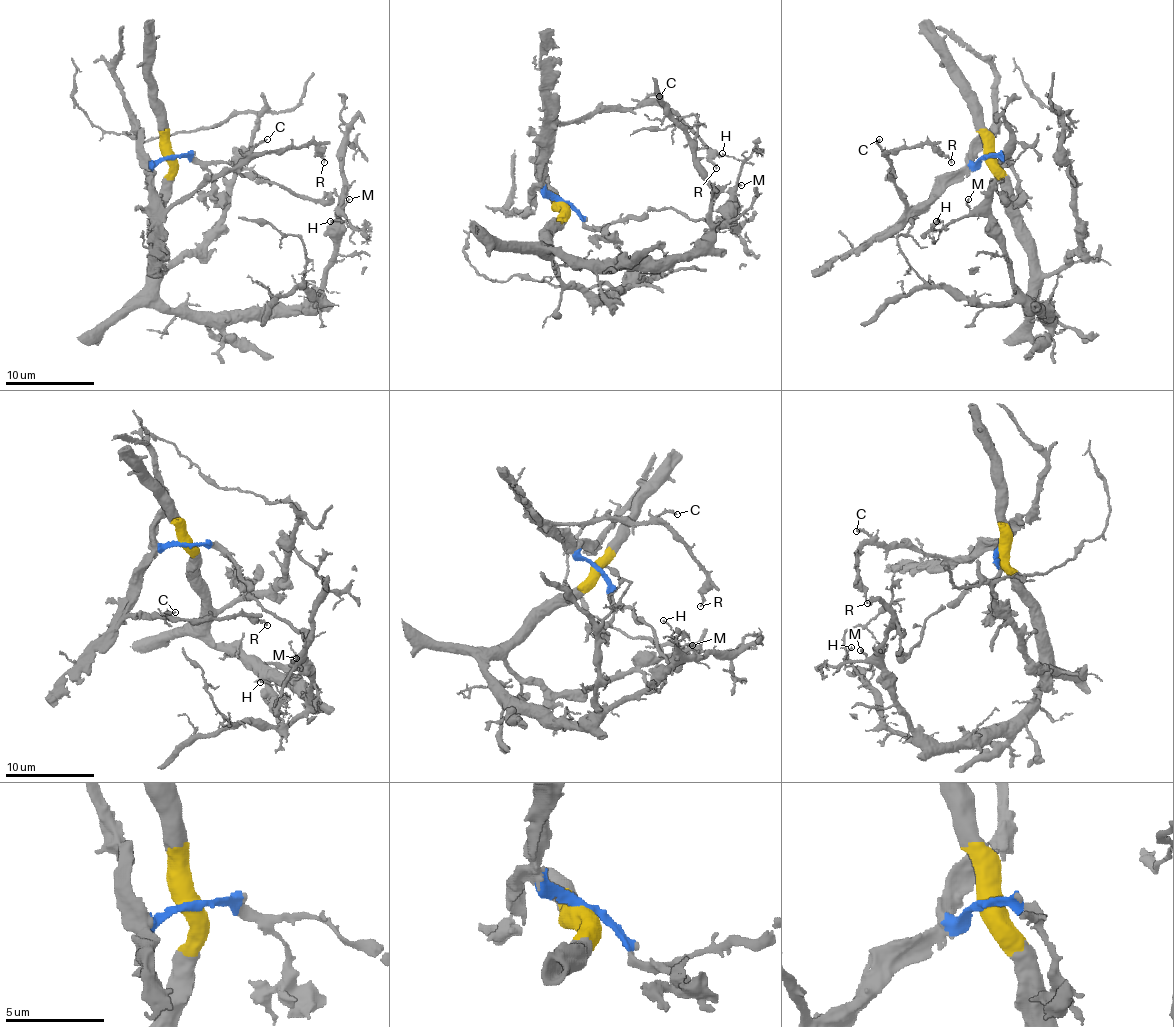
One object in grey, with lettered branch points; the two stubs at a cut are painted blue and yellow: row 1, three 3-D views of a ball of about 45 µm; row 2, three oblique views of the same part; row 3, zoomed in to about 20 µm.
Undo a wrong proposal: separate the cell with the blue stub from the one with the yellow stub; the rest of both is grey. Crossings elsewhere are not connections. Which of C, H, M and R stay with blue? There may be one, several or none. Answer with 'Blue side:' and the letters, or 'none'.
Blue side: C, R

